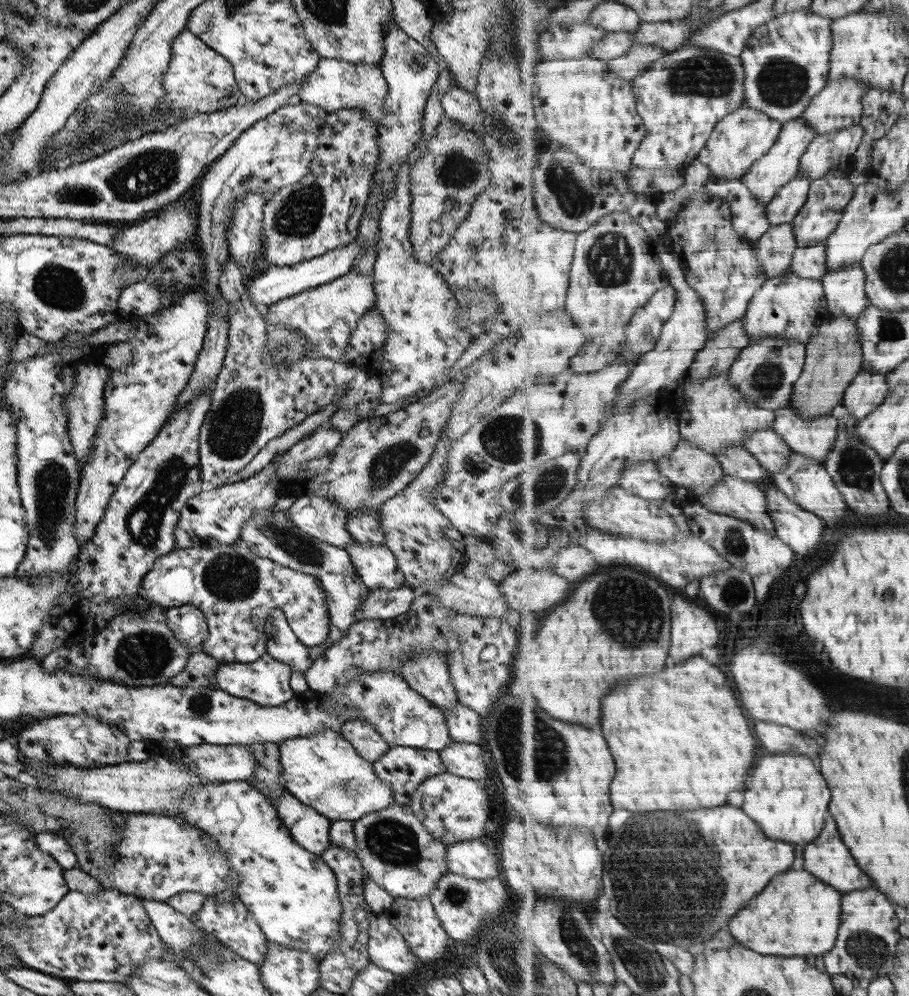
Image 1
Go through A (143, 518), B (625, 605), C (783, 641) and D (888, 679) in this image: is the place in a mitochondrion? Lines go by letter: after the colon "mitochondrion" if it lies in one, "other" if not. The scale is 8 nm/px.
A: mitochondrion
B: mitochondrion
C: other
D: other

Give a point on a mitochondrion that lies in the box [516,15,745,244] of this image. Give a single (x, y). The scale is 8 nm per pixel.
(704, 75)

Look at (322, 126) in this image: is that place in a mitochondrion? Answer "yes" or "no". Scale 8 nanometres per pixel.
no

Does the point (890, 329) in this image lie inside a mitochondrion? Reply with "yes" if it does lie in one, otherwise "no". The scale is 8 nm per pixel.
yes

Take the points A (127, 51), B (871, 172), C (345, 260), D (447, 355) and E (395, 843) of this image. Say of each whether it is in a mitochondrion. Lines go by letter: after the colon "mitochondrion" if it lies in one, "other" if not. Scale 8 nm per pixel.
A: other
B: other
C: other
D: other
E: mitochondrion

